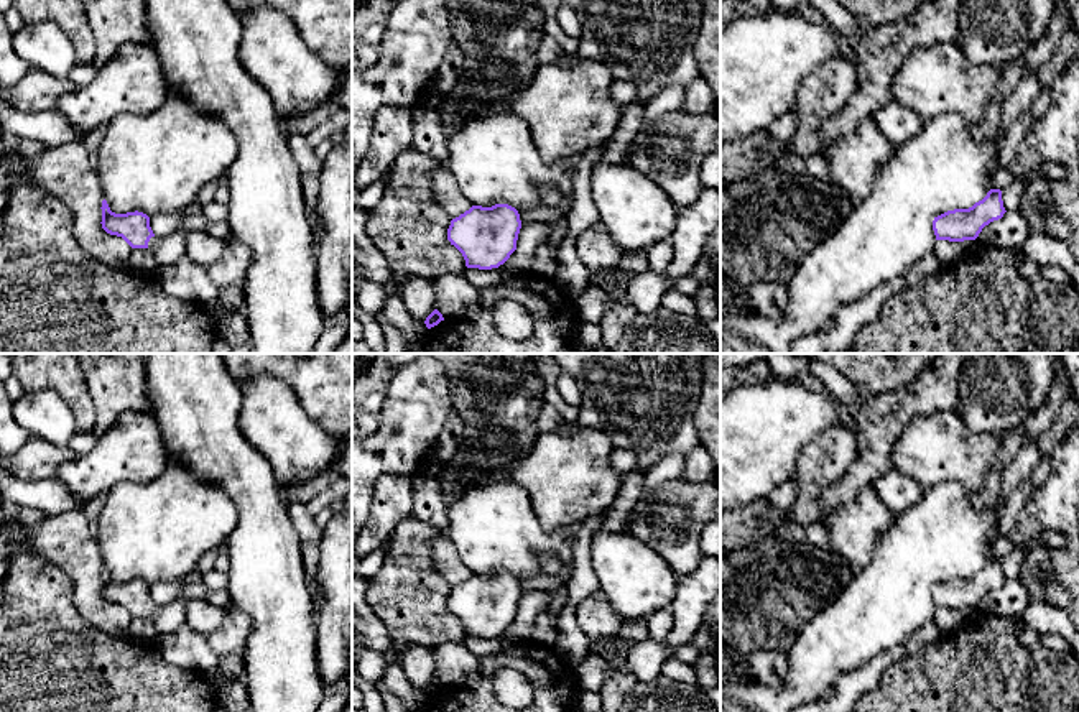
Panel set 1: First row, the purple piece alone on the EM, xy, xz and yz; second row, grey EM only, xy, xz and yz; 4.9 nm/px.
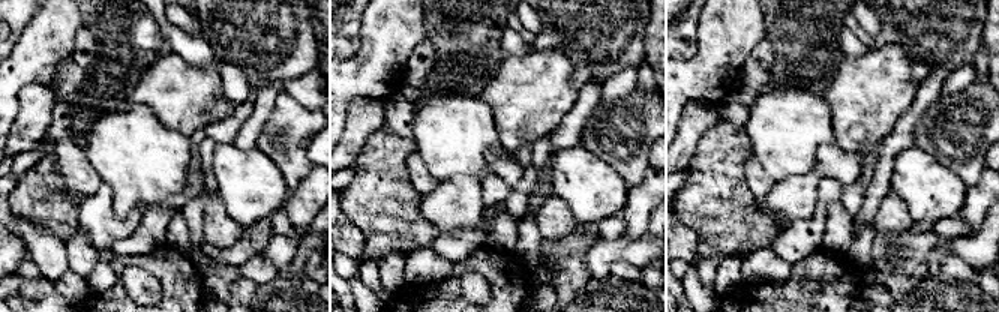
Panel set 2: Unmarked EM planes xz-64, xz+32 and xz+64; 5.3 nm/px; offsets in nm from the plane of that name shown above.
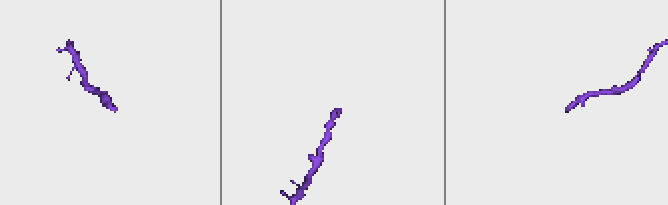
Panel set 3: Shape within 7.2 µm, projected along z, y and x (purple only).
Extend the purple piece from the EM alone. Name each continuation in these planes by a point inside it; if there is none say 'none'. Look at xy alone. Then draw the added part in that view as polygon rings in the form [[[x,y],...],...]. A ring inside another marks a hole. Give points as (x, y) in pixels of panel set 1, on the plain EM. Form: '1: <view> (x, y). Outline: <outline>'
1: xy (166, 619). Outline: [[[186,585],[181,587],[178,597],[164,605],[151,605],[148,615],[153,620],[156,635],[168,635],[176,631],[181,625],[186,623],[186,597],[184,597]]]

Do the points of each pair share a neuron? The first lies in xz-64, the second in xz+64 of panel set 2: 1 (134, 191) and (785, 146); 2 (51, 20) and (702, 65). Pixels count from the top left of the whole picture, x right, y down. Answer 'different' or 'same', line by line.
1: same
2: same

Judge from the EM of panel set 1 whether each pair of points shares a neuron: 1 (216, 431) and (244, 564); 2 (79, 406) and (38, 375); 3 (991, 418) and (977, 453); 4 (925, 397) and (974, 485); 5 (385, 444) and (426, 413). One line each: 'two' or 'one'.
1: one
2: one
3: two
4: two
5: one

